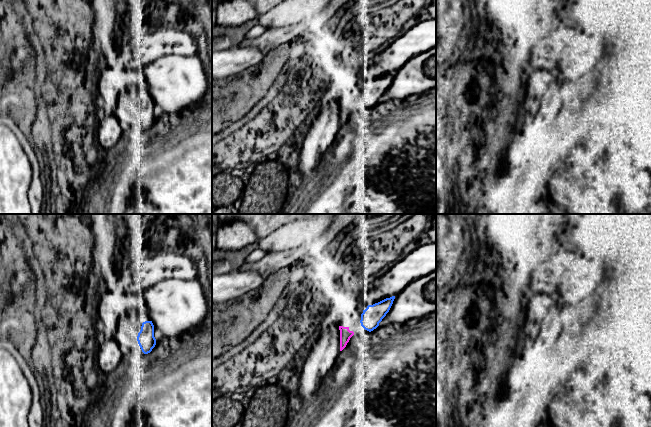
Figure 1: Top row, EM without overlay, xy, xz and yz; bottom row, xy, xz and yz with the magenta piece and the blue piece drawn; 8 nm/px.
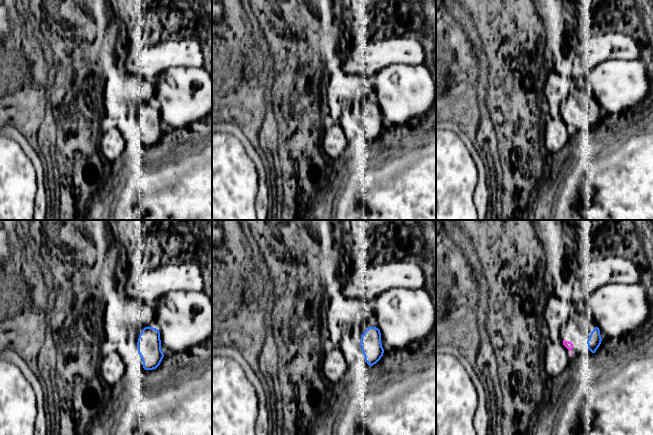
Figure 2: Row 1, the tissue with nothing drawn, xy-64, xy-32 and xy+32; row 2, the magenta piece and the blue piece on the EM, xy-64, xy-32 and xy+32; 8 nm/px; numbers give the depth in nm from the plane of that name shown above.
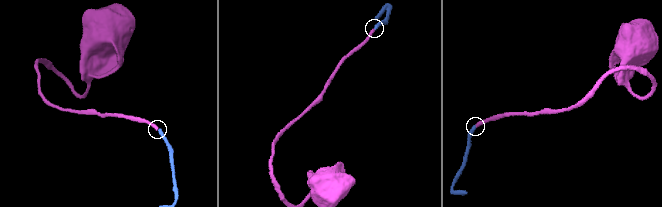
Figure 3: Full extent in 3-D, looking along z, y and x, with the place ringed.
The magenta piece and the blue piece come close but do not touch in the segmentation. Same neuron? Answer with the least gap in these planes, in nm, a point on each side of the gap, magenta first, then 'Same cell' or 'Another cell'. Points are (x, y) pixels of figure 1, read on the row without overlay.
Distance 90 nm. Across: xz (353, 108), (361, 101). Same cell

